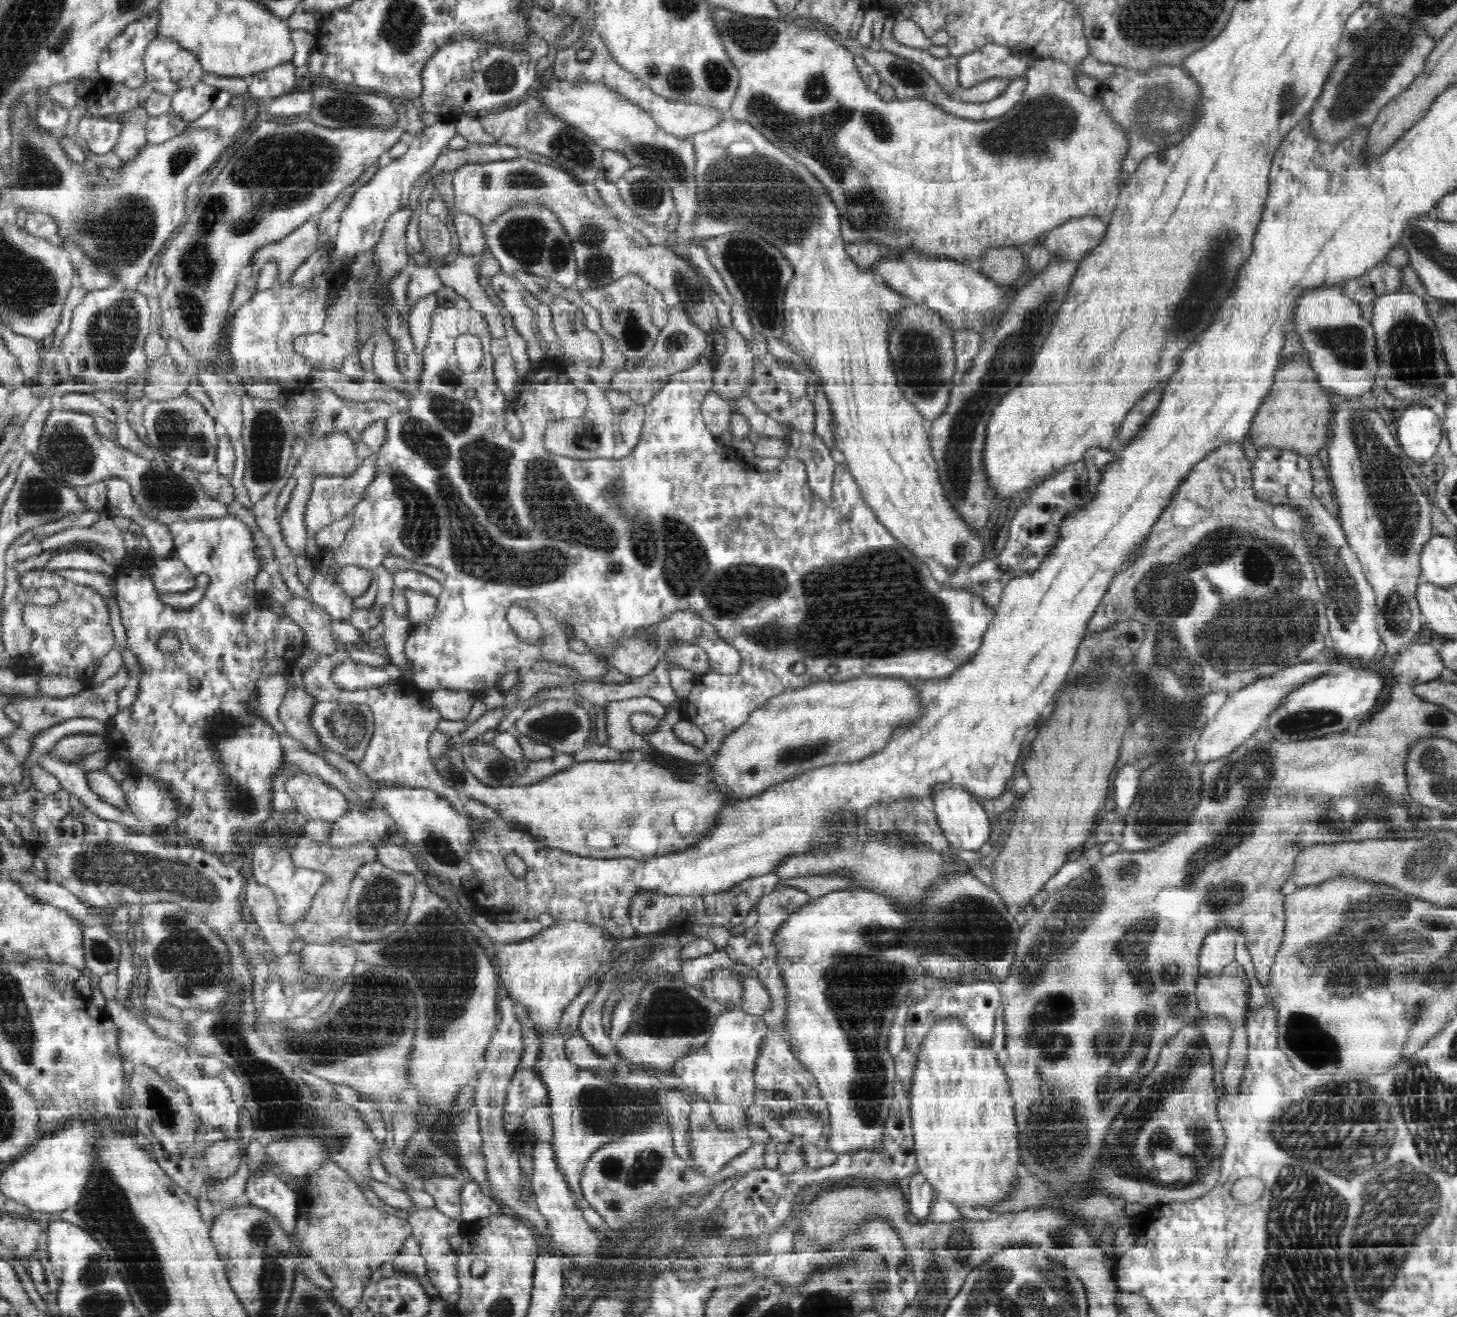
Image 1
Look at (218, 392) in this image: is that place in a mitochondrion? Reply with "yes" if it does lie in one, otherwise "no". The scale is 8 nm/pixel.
no

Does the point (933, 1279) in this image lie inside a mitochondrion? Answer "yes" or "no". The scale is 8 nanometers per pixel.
yes

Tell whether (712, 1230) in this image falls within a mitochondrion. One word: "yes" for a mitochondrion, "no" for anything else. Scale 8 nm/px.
yes

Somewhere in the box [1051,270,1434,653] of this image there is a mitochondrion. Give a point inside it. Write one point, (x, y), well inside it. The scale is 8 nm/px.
(1398, 511)

